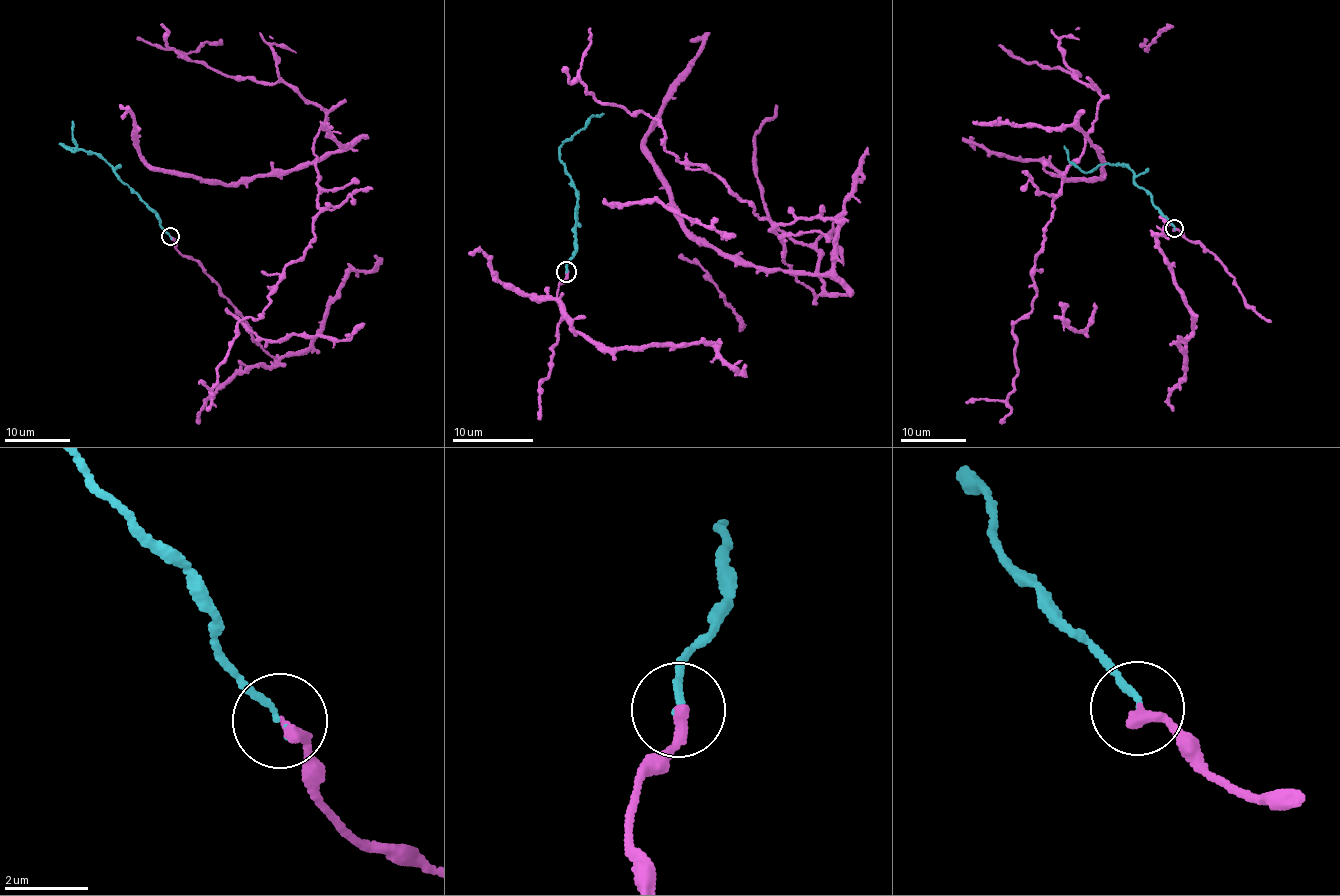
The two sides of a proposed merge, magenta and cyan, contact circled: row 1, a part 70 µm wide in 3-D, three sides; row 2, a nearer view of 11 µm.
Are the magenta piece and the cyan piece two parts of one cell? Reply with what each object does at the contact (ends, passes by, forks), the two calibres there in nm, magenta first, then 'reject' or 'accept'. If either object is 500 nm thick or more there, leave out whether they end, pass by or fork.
magenta ends; cyan ends; calibres 300 and 130 nm; accept

